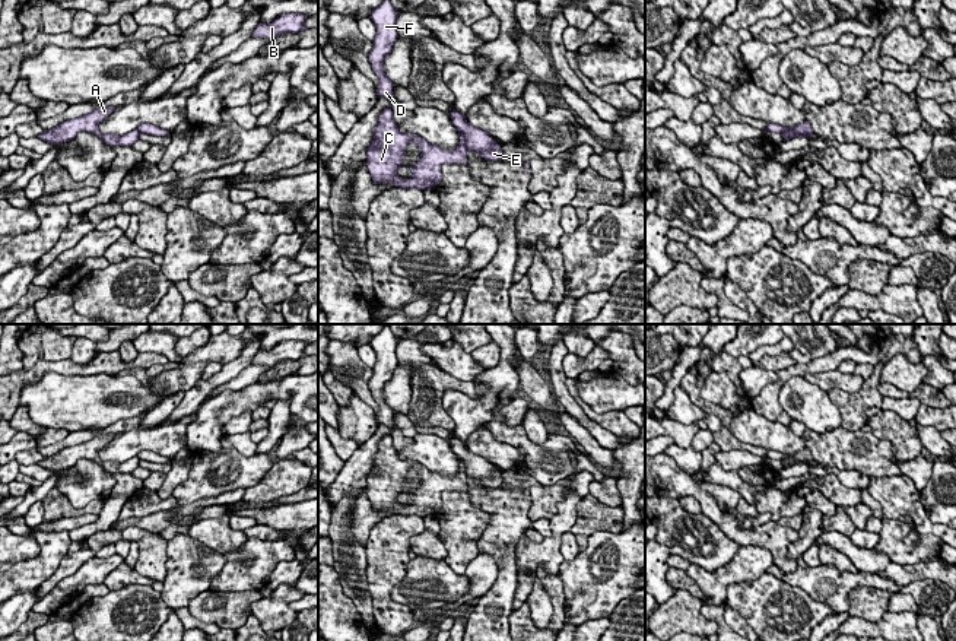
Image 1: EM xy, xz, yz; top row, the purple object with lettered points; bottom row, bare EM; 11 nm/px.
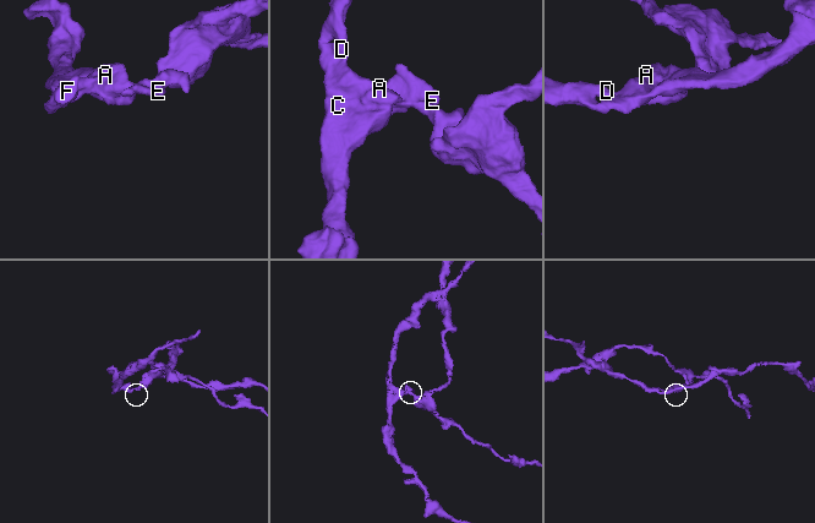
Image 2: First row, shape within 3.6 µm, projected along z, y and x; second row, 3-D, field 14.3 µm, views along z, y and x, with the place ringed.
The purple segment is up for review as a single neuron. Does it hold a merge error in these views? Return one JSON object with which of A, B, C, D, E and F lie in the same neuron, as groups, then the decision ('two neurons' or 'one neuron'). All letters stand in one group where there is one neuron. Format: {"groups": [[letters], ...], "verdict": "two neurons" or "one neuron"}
{"groups": [["A", "C", "D", "F"], ["B", "E"]], "verdict": "two neurons"}

